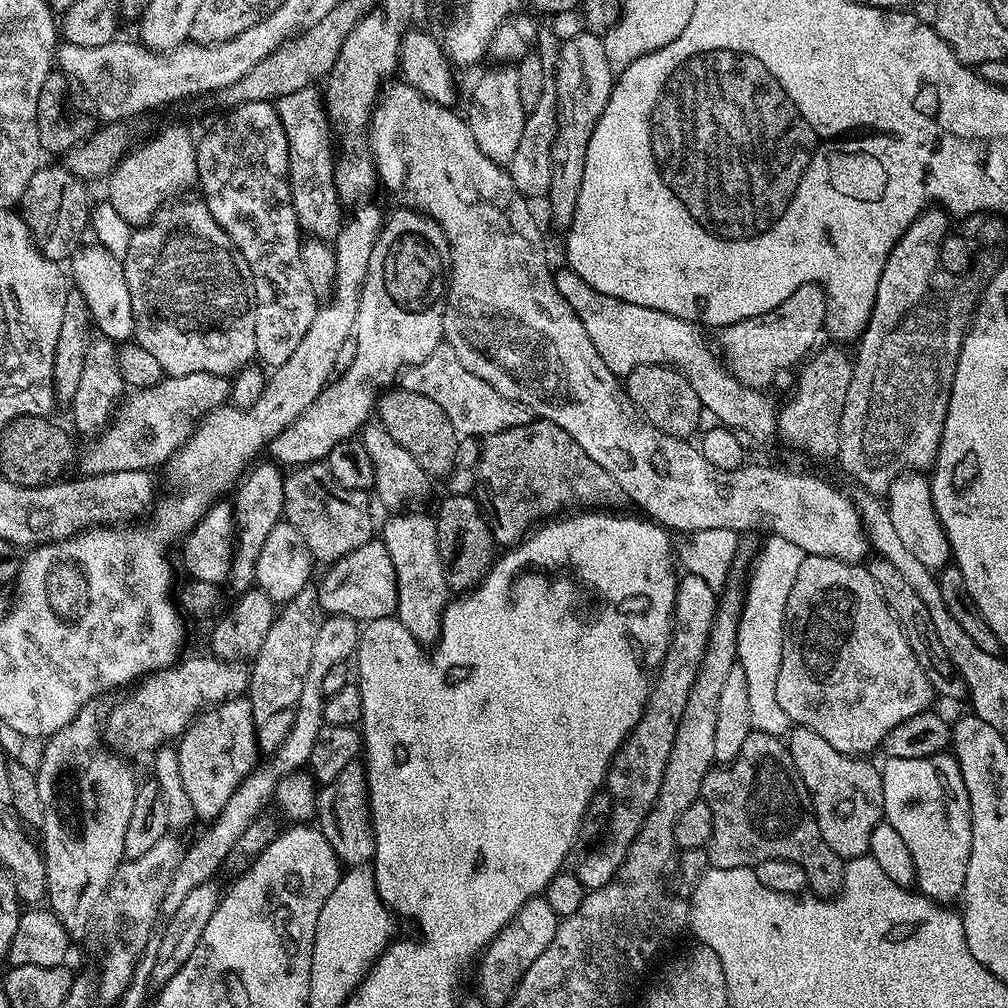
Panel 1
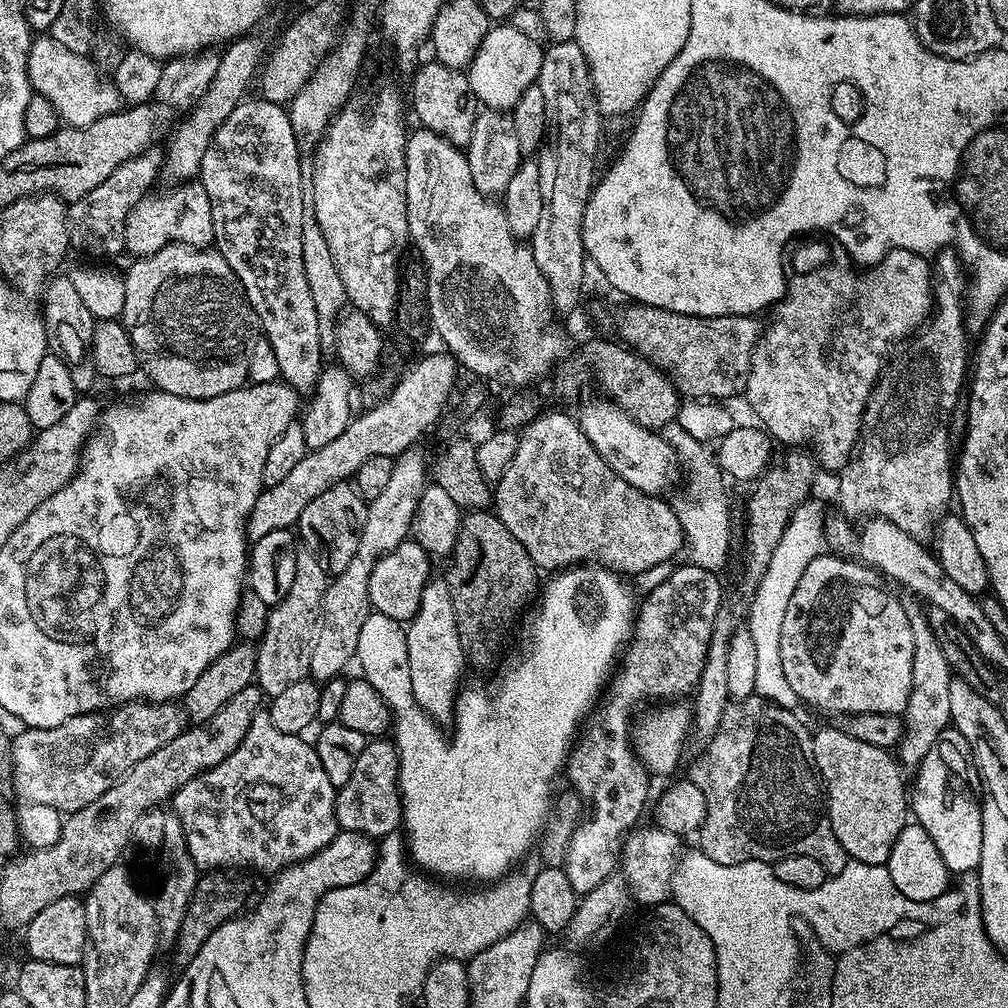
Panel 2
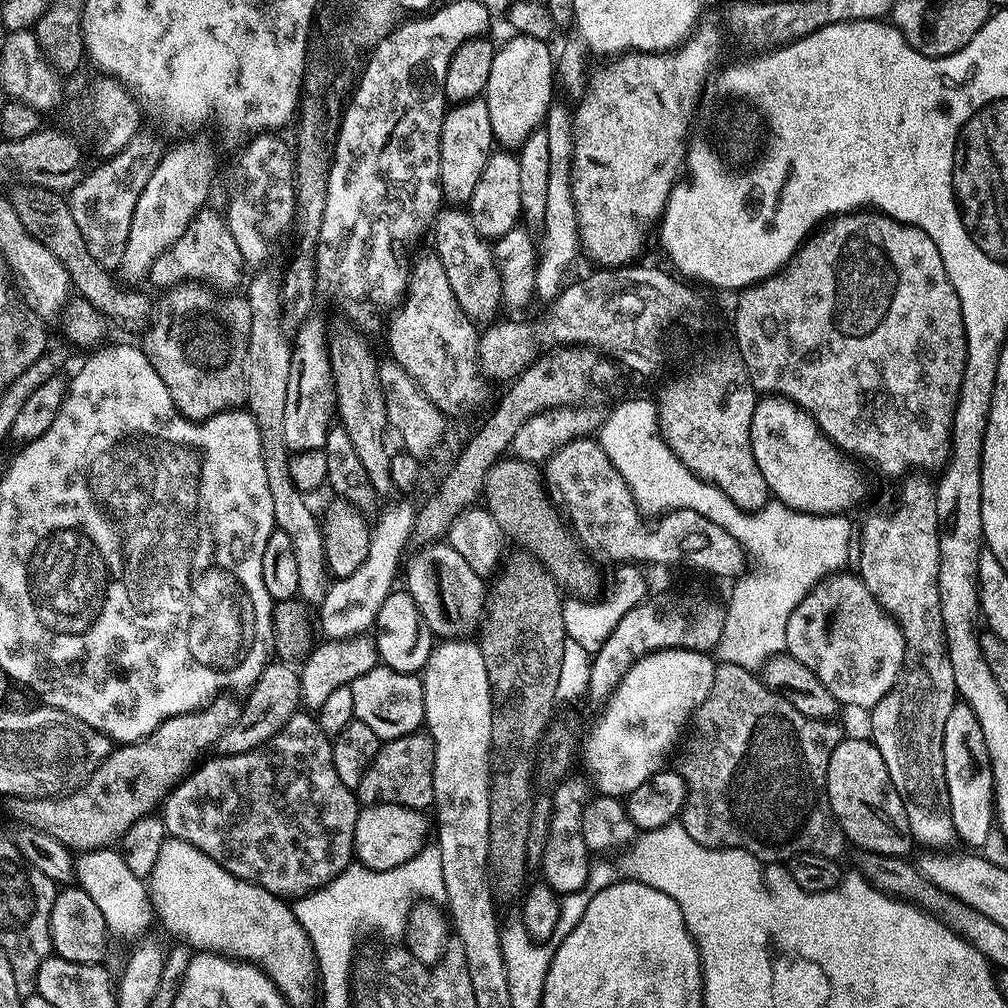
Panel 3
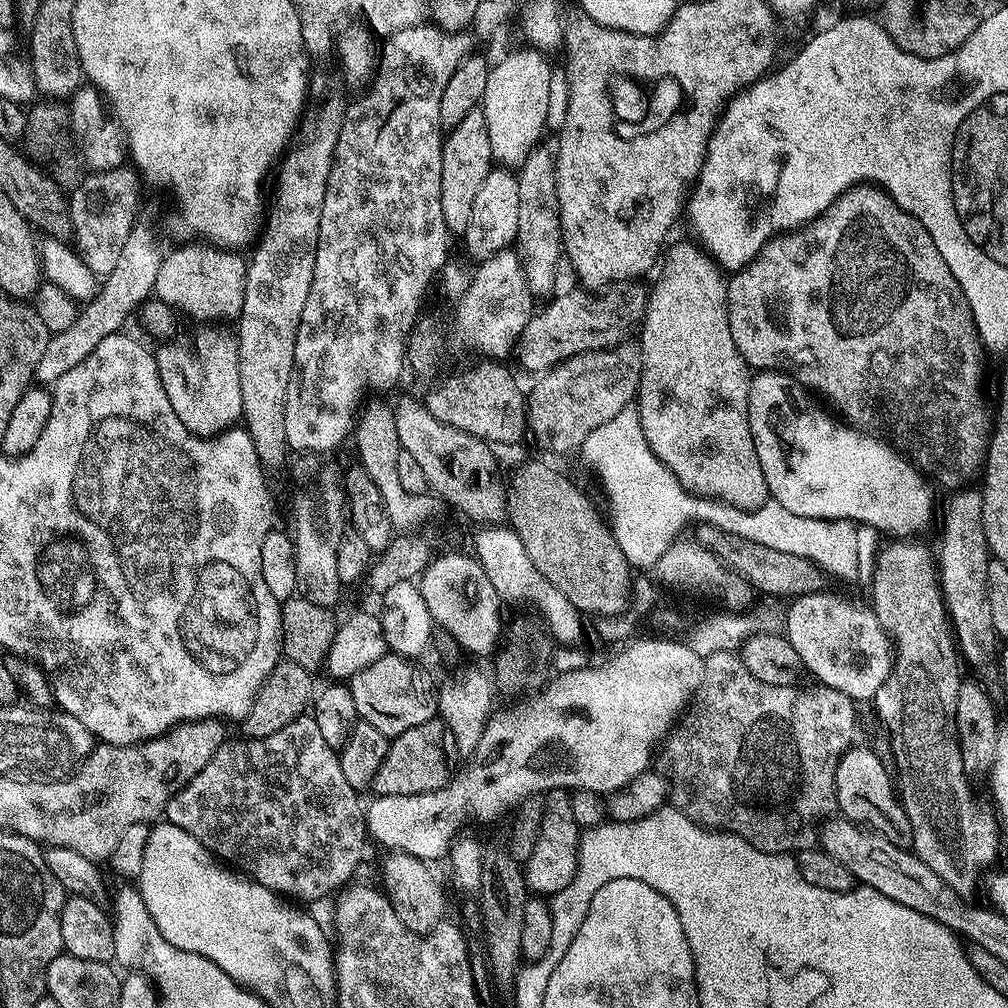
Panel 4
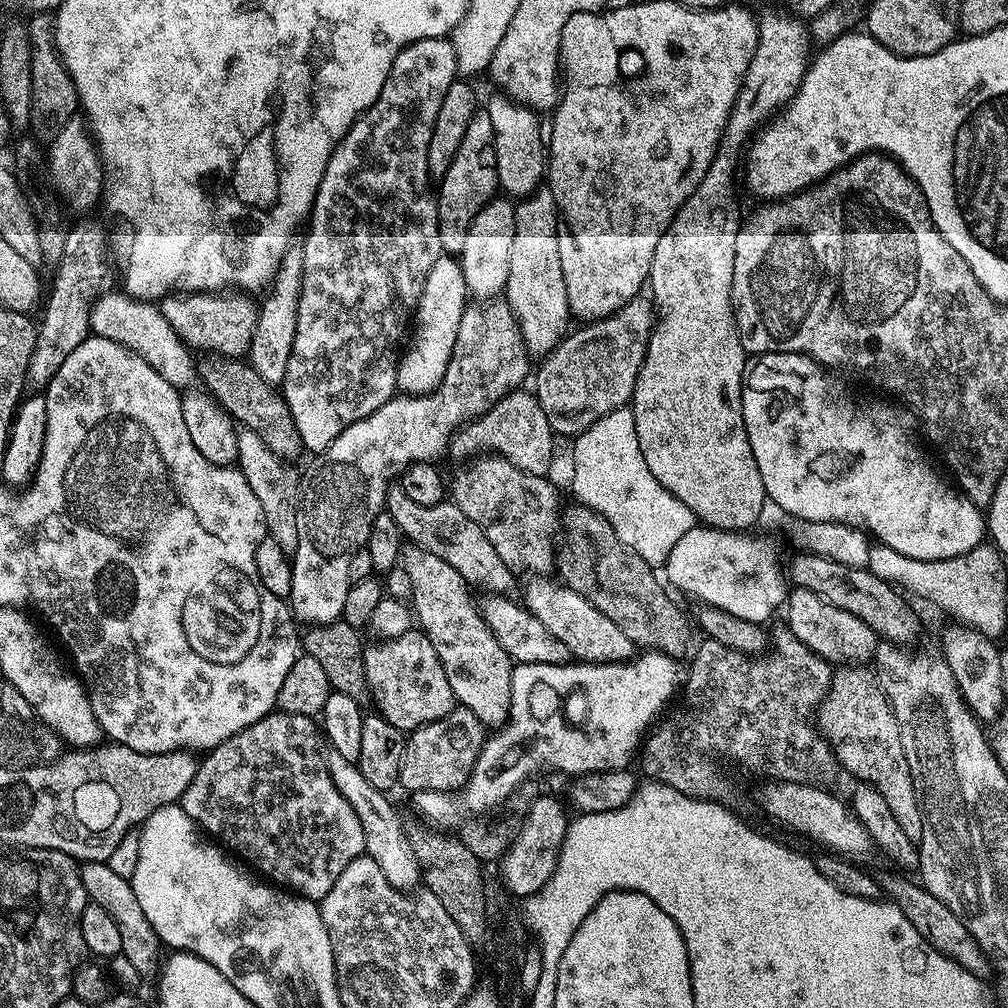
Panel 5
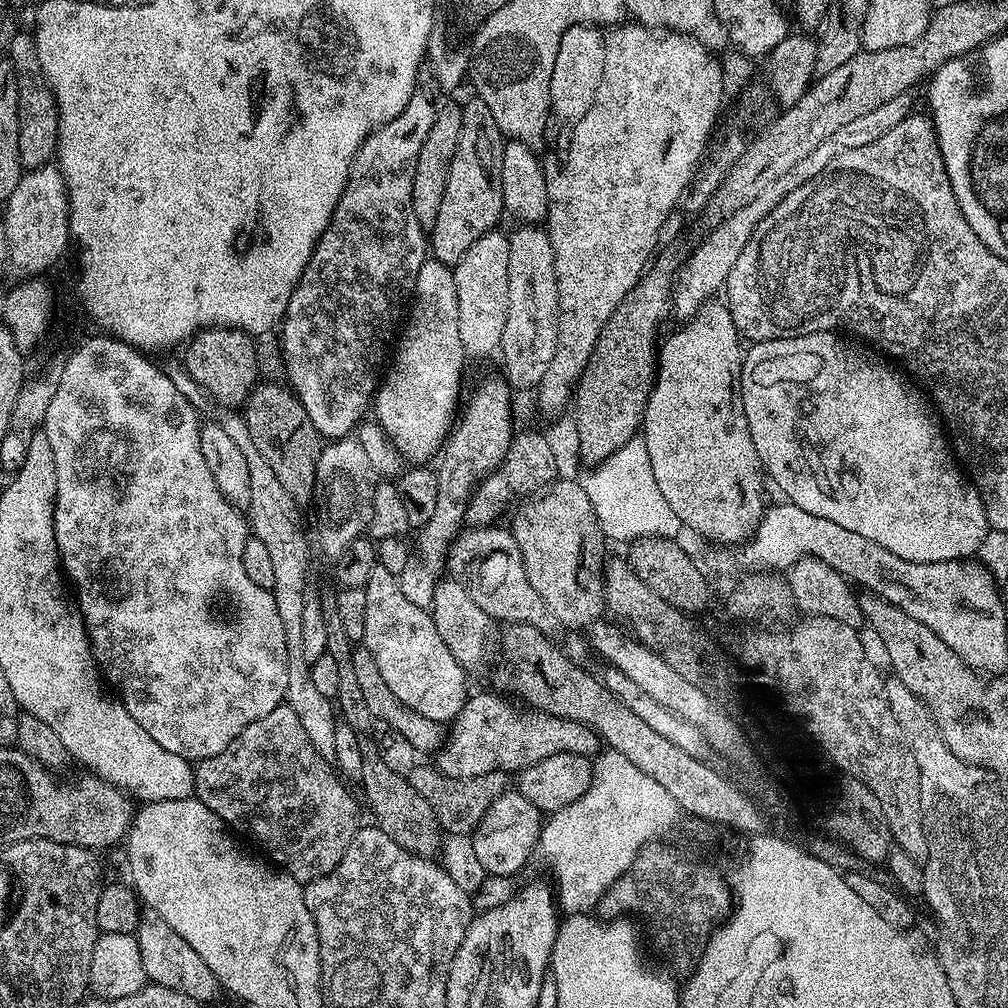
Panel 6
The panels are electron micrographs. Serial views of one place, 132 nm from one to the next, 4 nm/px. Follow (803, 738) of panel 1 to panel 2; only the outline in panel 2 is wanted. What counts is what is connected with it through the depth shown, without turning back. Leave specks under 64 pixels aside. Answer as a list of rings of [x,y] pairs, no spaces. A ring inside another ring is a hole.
[[[836,726],[836,728],[815,729],[812,732],[812,762],[816,765],[816,771],[822,781],[822,792],[826,797],[826,811],[830,818],[830,826],[834,830],[838,842],[842,842],[842,850],[846,850],[846,854],[858,862],[887,865],[890,850],[894,850],[894,842],[898,838],[898,834],[902,834],[902,830],[910,823],[910,792],[909,789],[904,789],[903,774],[905,775],[905,773],[902,771],[897,757],[889,749],[870,746],[870,742],[862,742],[862,738],[854,738],[850,734],[846,734],[843,727]]]

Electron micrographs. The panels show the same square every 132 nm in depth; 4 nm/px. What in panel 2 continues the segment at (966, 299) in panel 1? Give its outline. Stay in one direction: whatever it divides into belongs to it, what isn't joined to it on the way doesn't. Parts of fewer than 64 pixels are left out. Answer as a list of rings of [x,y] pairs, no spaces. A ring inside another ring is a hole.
[[[944,250],[935,257],[934,260],[934,307],[930,321],[925,323],[919,332],[915,333],[899,349],[900,353],[896,357],[893,355],[891,359],[883,365],[880,378],[877,380],[871,398],[864,408],[864,421],[860,427],[860,438],[856,445],[855,453],[847,466],[840,469],[838,479],[840,479],[840,508],[848,516],[860,516],[859,518],[871,518],[873,516],[881,516],[890,522],[894,522],[894,526],[898,526],[906,534],[917,538],[924,538],[924,535],[931,533],[936,525],[944,519],[949,511],[948,503],[954,500],[954,444],[948,441],[948,436],[952,432],[952,417],[957,415],[956,399],[961,399],[962,391],[966,386],[966,371],[970,366],[970,344],[968,348],[969,333],[964,326],[964,318],[966,315],[966,273],[960,263],[960,257],[955,251]]]

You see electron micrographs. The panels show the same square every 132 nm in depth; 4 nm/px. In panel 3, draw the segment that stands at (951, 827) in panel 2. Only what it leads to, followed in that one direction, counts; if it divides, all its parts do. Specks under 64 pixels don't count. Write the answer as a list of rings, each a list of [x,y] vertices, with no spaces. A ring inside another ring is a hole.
[[[958,702],[946,718],[944,731],[944,778],[948,791],[948,813],[952,816],[952,831],[972,850],[983,849],[988,835],[994,832],[994,797],[992,795],[992,768],[986,754],[986,738],[982,738],[982,726],[974,718],[968,704]]]

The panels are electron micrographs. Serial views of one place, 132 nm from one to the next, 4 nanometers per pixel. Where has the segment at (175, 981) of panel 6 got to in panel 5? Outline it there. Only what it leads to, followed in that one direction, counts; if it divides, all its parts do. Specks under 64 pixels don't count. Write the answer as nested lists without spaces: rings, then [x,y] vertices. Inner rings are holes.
[[[88,862],[81,867],[80,877],[88,891],[88,899],[93,904],[100,904],[102,910],[106,910],[110,914],[110,918],[114,918],[114,922],[118,922],[118,934],[122,934],[122,954],[126,958],[130,958],[130,962],[134,965],[134,970],[138,970],[141,978],[148,976],[155,977],[158,972],[156,968],[156,948],[158,949],[158,941],[154,926],[150,926],[150,921],[146,919],[146,914],[142,914],[142,906],[138,906],[138,898],[134,898],[134,890],[132,889],[132,881],[122,878],[119,874],[114,874],[114,870],[110,870],[110,866],[106,862]]]

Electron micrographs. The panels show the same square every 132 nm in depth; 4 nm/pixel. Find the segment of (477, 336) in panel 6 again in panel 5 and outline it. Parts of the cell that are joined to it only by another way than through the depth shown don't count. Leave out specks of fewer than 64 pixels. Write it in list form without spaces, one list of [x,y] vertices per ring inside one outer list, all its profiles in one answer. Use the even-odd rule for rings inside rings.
[[[493,198],[487,206],[478,210],[470,230],[466,234],[466,246],[458,253],[462,274],[466,278],[468,296],[480,302],[488,302],[503,293],[510,274],[510,242],[514,242],[516,204],[511,199]]]

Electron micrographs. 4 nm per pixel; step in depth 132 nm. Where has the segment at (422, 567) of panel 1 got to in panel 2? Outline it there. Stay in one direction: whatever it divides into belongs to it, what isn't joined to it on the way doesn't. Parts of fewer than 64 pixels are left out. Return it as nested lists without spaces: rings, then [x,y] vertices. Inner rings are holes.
[[[429,579],[422,590],[420,605],[411,620],[407,621],[406,650],[410,666],[410,682],[416,704],[422,706],[429,716],[437,722],[453,719],[458,704],[458,689],[461,687],[460,675],[464,672],[466,649],[460,640],[458,626],[454,622],[454,606],[443,579]]]

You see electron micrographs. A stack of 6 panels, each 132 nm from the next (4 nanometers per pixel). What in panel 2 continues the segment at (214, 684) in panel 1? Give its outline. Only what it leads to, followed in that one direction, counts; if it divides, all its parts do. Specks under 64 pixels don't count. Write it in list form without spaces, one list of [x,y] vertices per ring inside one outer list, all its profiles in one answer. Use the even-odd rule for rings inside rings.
[[[133,702],[113,707],[111,710],[88,712],[84,716],[75,716],[62,726],[49,728],[24,728],[20,735],[11,741],[13,774],[11,786],[16,787],[21,801],[41,803],[52,806],[61,814],[71,814],[90,806],[94,798],[102,798],[110,786],[121,780],[135,764],[142,762],[154,750],[166,746],[186,727],[186,713],[176,702]]]

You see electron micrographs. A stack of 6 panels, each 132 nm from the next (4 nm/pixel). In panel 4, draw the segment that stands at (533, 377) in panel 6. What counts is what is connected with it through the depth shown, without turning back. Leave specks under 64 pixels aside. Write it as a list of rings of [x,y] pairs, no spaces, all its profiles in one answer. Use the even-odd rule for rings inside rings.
[[[537,146],[530,158],[515,173],[518,182],[518,234],[514,251],[526,274],[528,289],[533,297],[547,297],[556,284],[556,271],[562,264],[564,239],[560,229],[558,186],[556,185],[556,157],[551,147]]]

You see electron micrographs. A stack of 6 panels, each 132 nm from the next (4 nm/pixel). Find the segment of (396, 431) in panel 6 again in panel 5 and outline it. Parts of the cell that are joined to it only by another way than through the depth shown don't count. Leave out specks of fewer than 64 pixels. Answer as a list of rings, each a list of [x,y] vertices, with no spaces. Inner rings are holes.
[[[441,254],[438,262],[430,266],[426,286],[422,286],[422,298],[416,304],[414,327],[410,332],[412,345],[403,349],[396,365],[396,387],[401,393],[424,396],[427,392],[435,392],[442,382],[446,366],[454,354],[454,338],[458,338],[458,326],[462,323],[467,296],[468,287],[459,259],[452,254]]]

